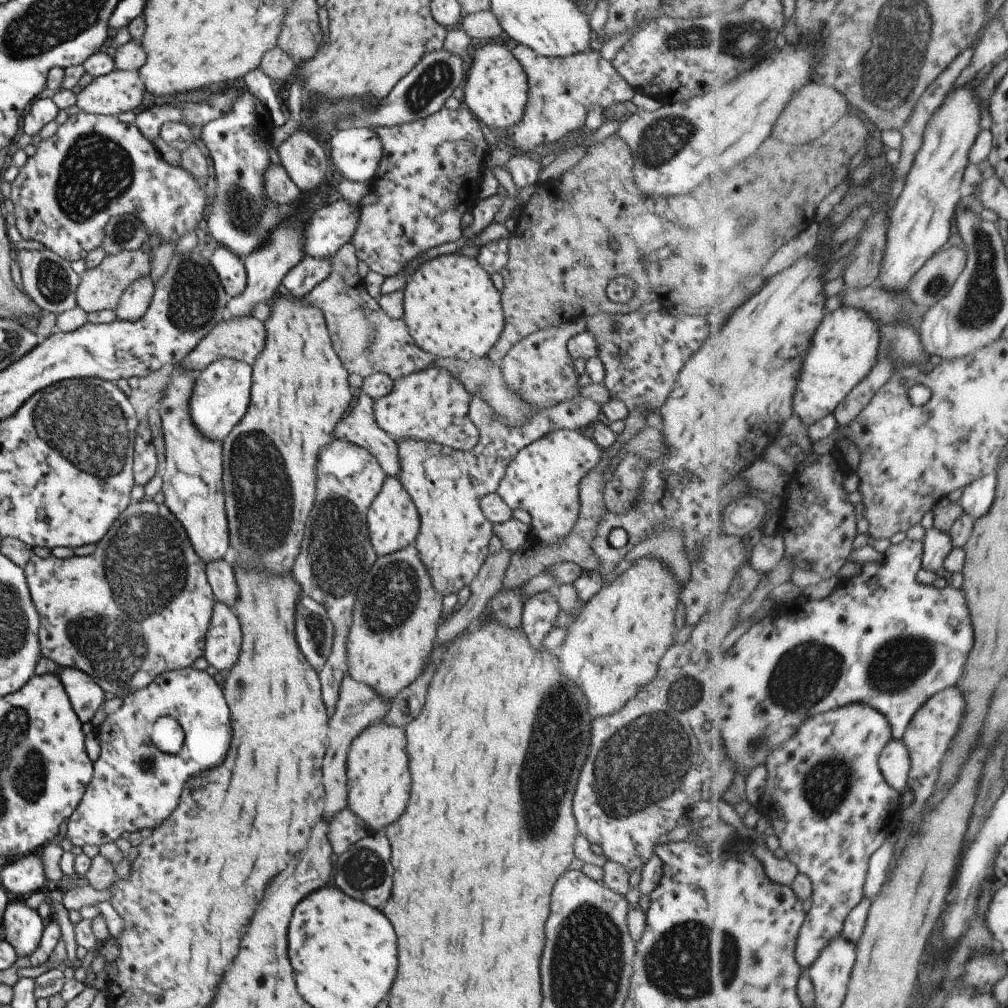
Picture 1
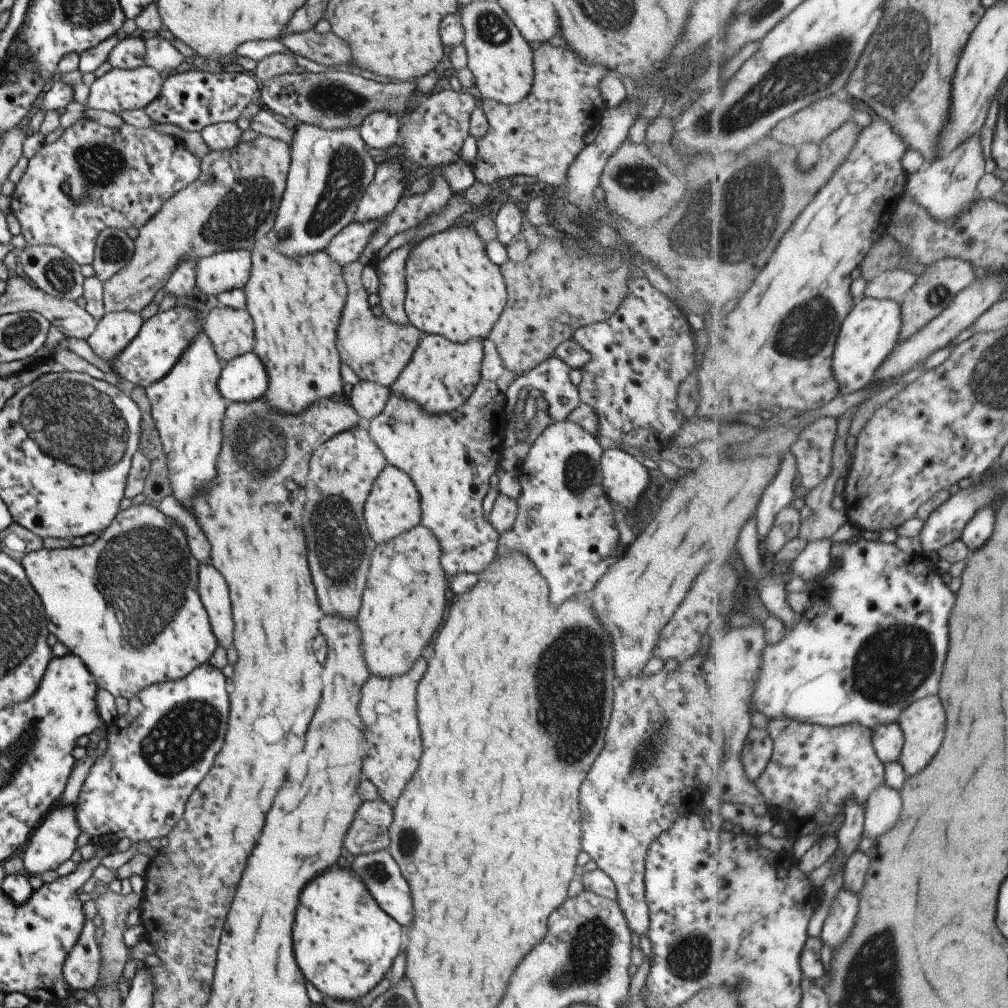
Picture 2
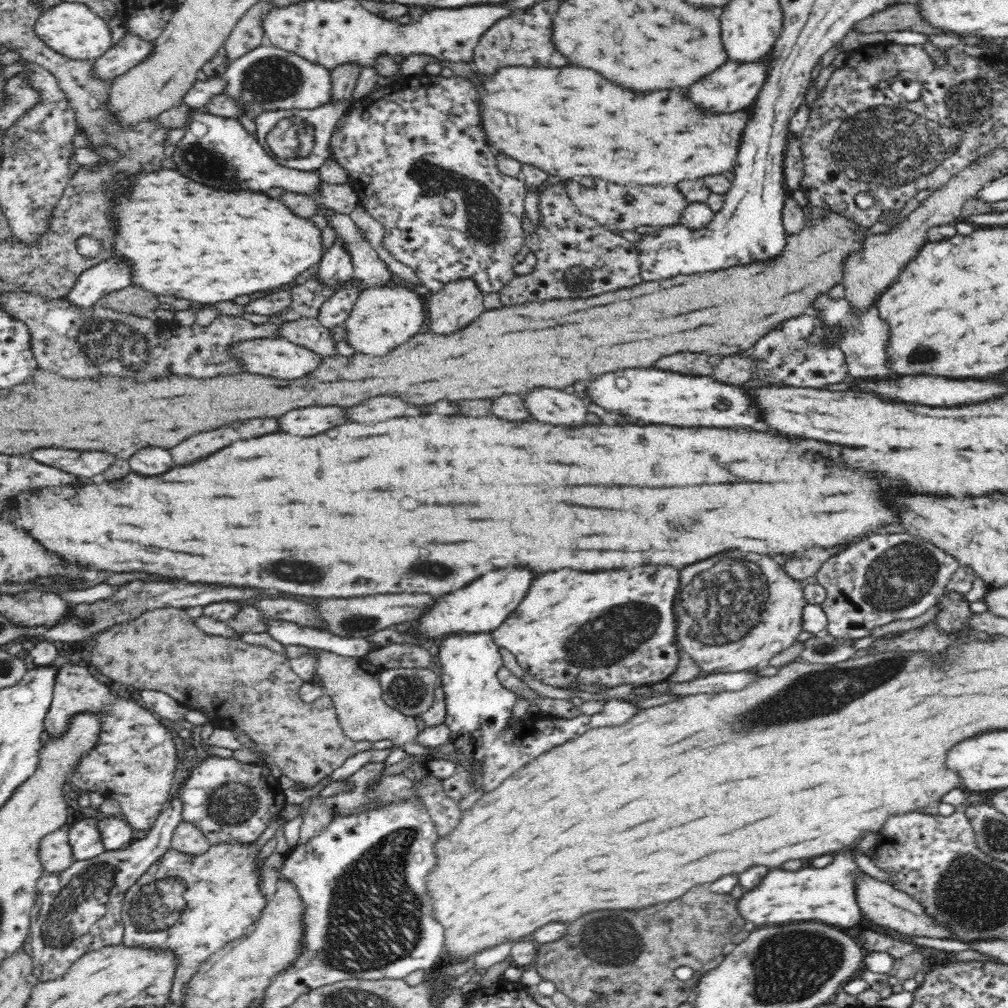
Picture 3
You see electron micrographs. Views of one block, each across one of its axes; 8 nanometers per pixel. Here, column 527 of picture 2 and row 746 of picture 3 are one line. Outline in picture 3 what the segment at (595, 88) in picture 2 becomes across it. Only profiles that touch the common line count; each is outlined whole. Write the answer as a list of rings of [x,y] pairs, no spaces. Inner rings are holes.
[[[72,662],[61,664],[55,674],[53,699],[43,722],[44,735],[50,739],[61,737],[69,725],[69,718],[86,711],[102,713],[102,732],[98,746],[80,756],[82,760],[76,764],[70,782],[88,794],[100,792],[118,800],[133,828],[149,831],[172,798],[170,790],[179,763],[174,732],[153,712],[124,696],[124,691],[100,683],[87,667]]]

